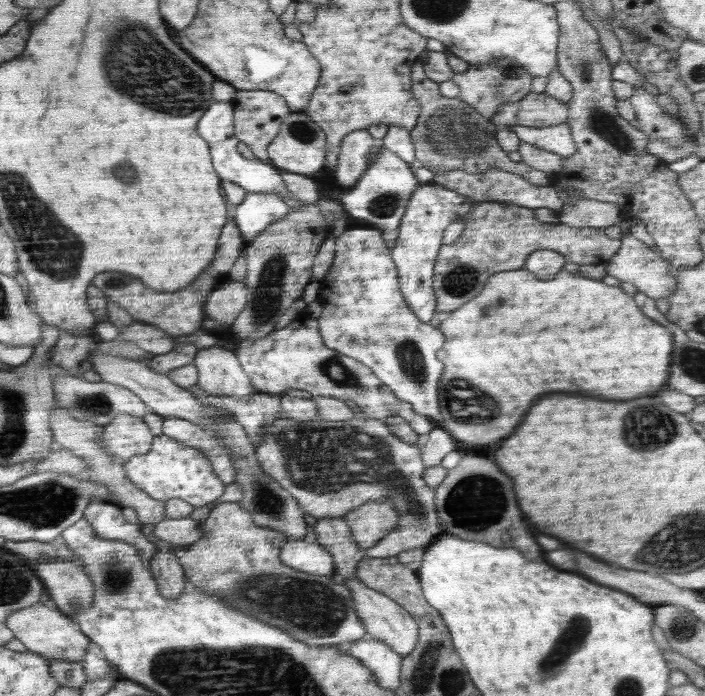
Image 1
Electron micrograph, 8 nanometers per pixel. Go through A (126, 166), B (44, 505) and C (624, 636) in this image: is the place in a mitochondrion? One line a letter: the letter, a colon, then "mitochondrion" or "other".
A: mitochondrion
B: mitochondrion
C: other

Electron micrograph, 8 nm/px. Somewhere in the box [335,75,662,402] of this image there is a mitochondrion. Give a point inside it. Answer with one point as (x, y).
(453, 133)

